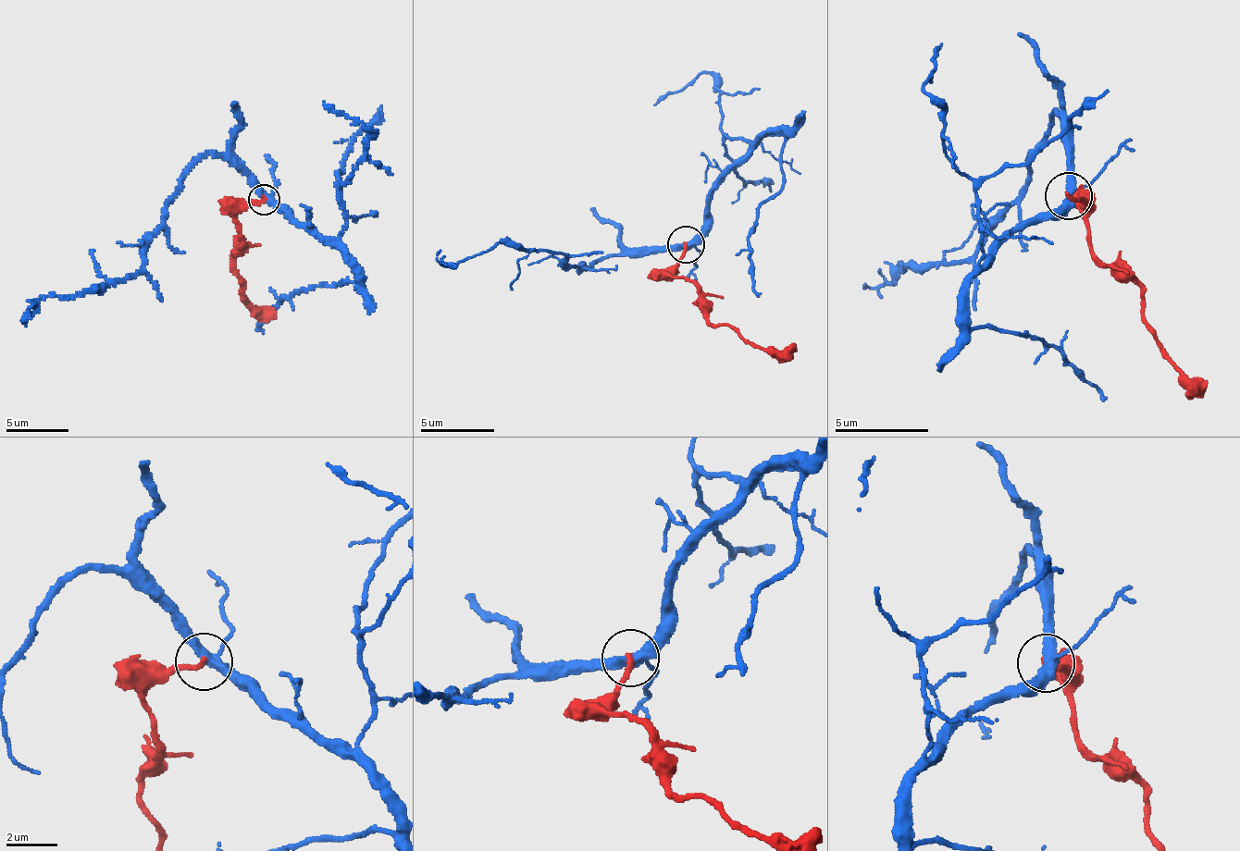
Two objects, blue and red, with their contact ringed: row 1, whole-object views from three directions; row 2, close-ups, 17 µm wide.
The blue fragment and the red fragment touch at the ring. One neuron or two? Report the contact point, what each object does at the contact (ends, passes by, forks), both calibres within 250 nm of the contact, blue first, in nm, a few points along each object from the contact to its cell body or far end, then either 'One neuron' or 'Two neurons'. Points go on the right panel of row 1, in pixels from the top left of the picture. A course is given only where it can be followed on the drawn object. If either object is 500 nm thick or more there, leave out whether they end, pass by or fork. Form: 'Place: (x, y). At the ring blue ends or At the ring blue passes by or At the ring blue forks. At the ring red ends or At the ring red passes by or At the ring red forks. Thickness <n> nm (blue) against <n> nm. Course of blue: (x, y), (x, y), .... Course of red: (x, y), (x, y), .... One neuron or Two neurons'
Place: (1069, 195). At the ring blue forks. At the ring red ends. Thickness 320 nm (blue) against 200 nm. Course of blue: (1067, 194), (1069, 175), (1054, 110), (1030, 155), (1025, 193), (967, 257), (900, 265), (880, 286), (862, 287). Course of red: (1067, 194), (1090, 215), (1092, 253), (1134, 285), (1155, 342), (1184, 373), (1188, 397). Two neurons

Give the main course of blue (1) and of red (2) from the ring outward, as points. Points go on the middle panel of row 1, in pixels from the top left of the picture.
1: (685, 243), (584, 263), (580, 272), (563, 254), (502, 243), (454, 266), (442, 263), (442, 248)
2: (685, 243), (674, 277), (688, 281), (706, 317), (767, 351), (797, 343)

